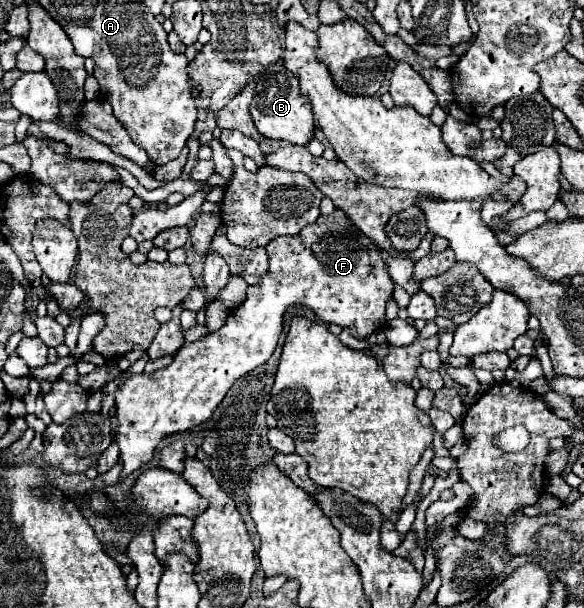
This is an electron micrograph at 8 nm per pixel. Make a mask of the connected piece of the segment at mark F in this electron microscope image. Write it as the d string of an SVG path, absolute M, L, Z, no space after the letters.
M334 211L332 215L320 215L316 223L306 225L300 235L294 237L276 237L266 247L270 255L270 269L264 277L260 277L258 285L248 287L246 301L236 309L230 311L228 321L222 329L216 333L210 333L198 341L184 343L182 349L174 355L172 363L152 375L138 373L130 375L118 389L116 389L116 407L120 405L118 417L118 433L116 443L120 447L120 463L122 473L120 479L126 479L132 471L144 467L150 463L156 455L158 443L172 435L172 433L184 433L194 429L196 425L210 419L214 409L220 405L220 401L226 397L228 389L236 383L238 377L250 373L252 369L266 363L276 349L276 343L282 333L282 315L292 305L304 305L312 309L318 319L322 319L326 325L334 323L350 331L352 337L364 339L364 335L372 335L374 331L382 329L386 323L386 303L392 299L394 293L394 281L388 273L388 265L382 259L378 247L374 241L370 241L364 233L360 233L356 227L350 225L350 219L342 215L342 211Z

